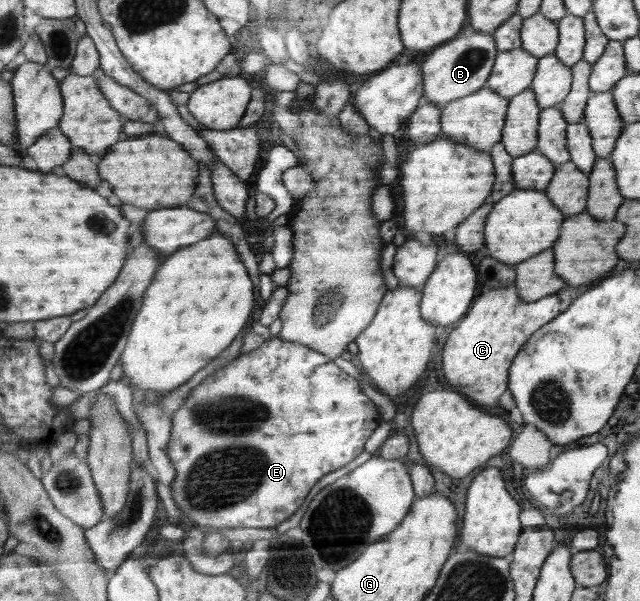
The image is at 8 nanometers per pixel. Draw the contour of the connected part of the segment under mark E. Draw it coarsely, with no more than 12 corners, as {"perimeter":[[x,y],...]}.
{"perimeter":[[276,336],[173,415],[171,494],[273,528],[379,426],[359,382]]}

